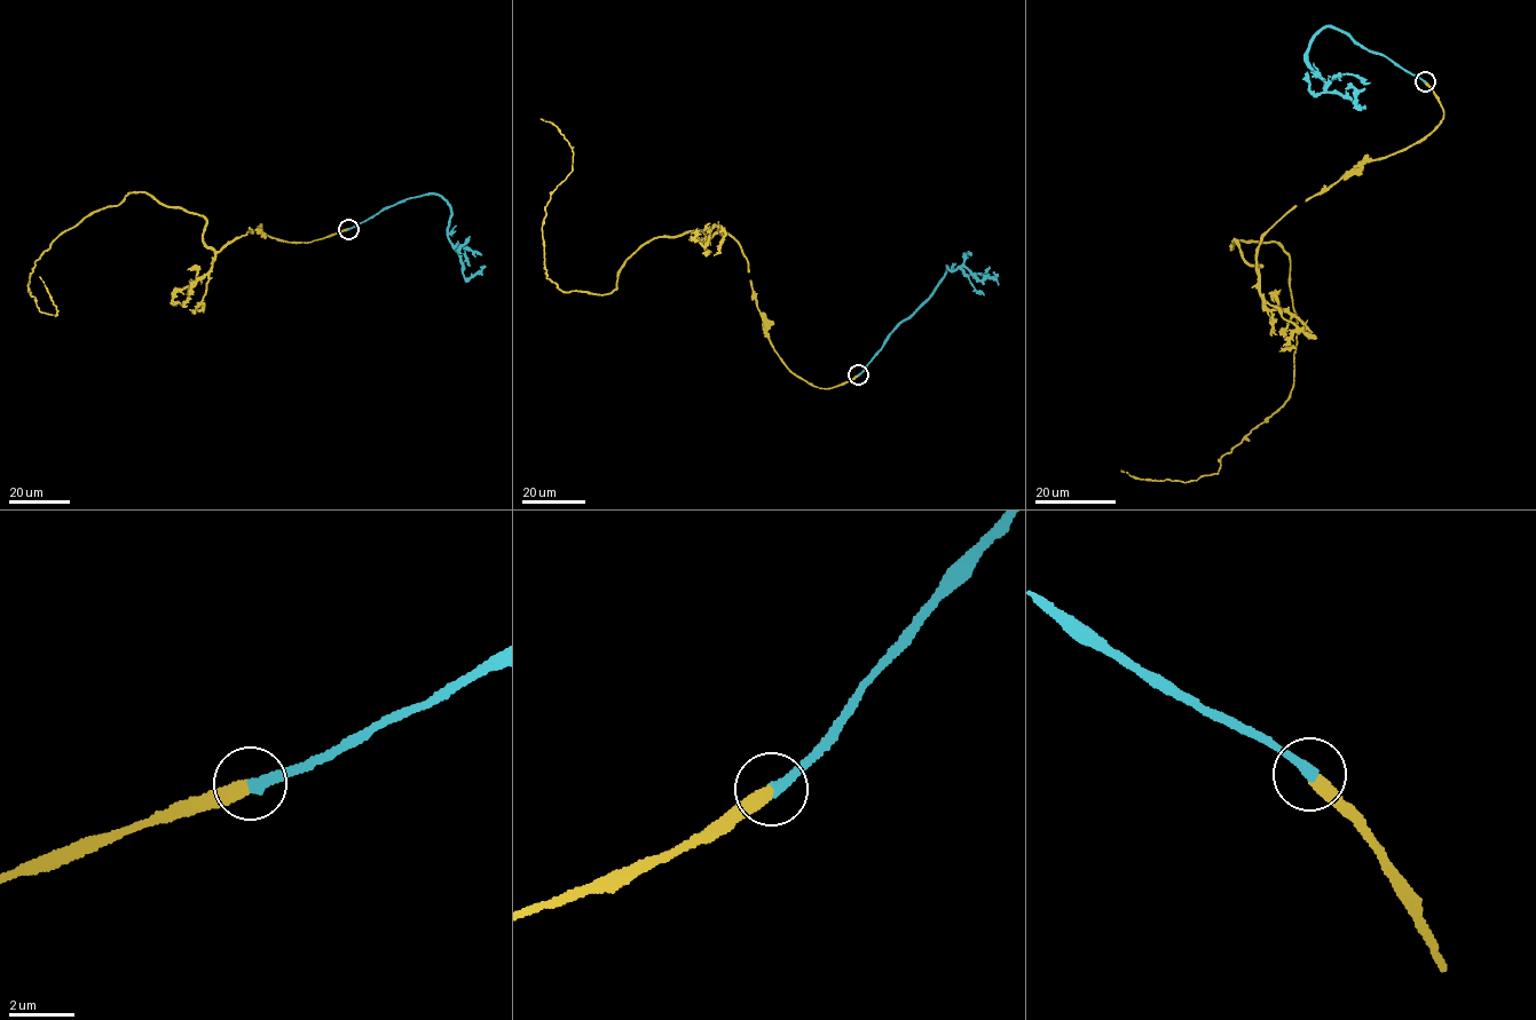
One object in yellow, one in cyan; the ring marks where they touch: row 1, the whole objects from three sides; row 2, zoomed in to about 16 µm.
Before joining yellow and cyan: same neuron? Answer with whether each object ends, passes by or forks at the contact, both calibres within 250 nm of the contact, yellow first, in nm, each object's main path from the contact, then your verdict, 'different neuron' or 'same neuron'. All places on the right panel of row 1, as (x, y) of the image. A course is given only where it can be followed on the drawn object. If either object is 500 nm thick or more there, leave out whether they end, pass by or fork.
yellow ends; cyan ends; calibres 400 and 340 nm; course yellow (1424, 81), (1425, 139), (1294, 205), (1255, 269), (1233, 243), (1288, 254), (1289, 400), (1219, 473), (1120, 471); course cyan (1424, 81), (1330, 25), (1312, 41), (1308, 64), (1326, 91), (1359, 105), (1356, 94), (1348, 84); same neuron

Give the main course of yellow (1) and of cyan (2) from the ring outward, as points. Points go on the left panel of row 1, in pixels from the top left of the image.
1: (347, 228), (214, 251), (203, 216), (132, 192), (34, 261), (55, 316), (39, 276)
2: (347, 228), (388, 206), (432, 192), (450, 206), (448, 236), (465, 277), (471, 278), (486, 266)

